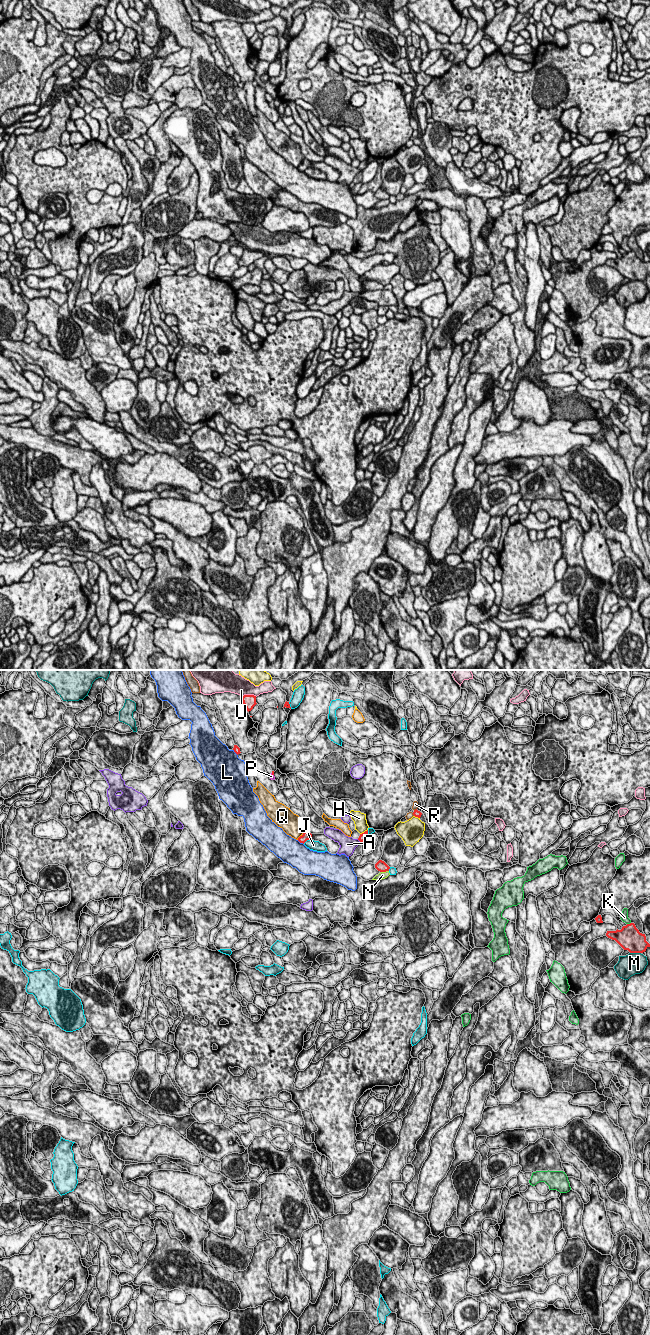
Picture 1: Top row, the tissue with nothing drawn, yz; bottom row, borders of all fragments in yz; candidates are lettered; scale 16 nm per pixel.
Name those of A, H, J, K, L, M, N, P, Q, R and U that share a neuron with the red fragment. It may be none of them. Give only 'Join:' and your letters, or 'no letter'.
Join: P

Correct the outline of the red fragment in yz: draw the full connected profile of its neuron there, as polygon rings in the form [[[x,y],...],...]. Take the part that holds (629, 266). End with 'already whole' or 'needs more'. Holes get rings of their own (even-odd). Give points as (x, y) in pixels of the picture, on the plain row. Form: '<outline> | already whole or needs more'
[[[634,251],[623,254],[621,258],[607,259],[606,264],[630,281],[643,281],[650,275],[645,262],[640,261]]] | already whole

